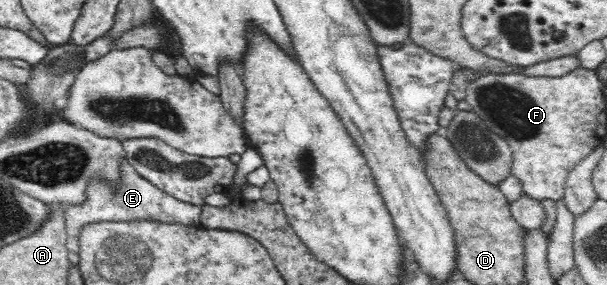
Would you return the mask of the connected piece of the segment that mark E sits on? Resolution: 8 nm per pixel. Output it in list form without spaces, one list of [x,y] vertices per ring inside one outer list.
[[[128,159],[119,167],[121,176],[117,184],[108,184],[106,180],[92,178],[85,189],[85,200],[79,204],[64,206],[64,219],[67,231],[67,249],[69,261],[79,268],[79,238],[82,227],[99,221],[152,220],[165,224],[198,224],[201,206],[180,201],[142,177]]]

